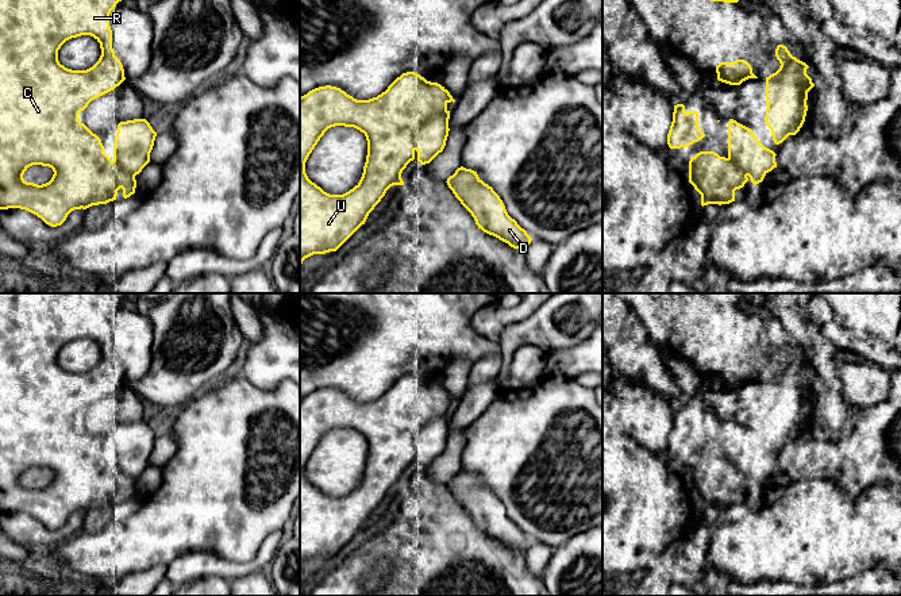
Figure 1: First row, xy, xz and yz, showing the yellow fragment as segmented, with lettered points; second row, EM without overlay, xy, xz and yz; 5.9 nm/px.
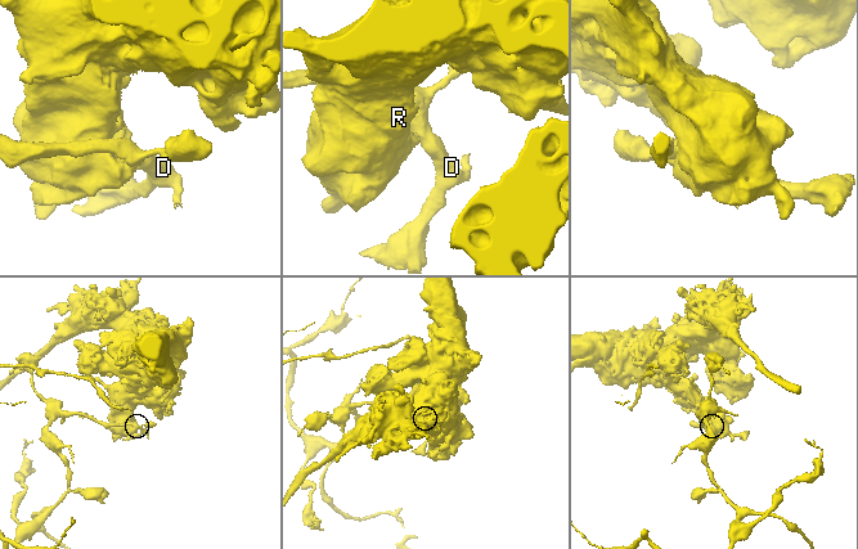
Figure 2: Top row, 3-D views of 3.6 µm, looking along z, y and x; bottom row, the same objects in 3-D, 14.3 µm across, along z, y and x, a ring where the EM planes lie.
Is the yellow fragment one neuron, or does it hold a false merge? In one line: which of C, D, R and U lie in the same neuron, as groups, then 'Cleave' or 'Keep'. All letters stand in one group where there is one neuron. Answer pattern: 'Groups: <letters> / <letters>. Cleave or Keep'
Groups: C R U / D. Cleave

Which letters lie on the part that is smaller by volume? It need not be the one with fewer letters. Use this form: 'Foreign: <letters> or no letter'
Foreign: D

